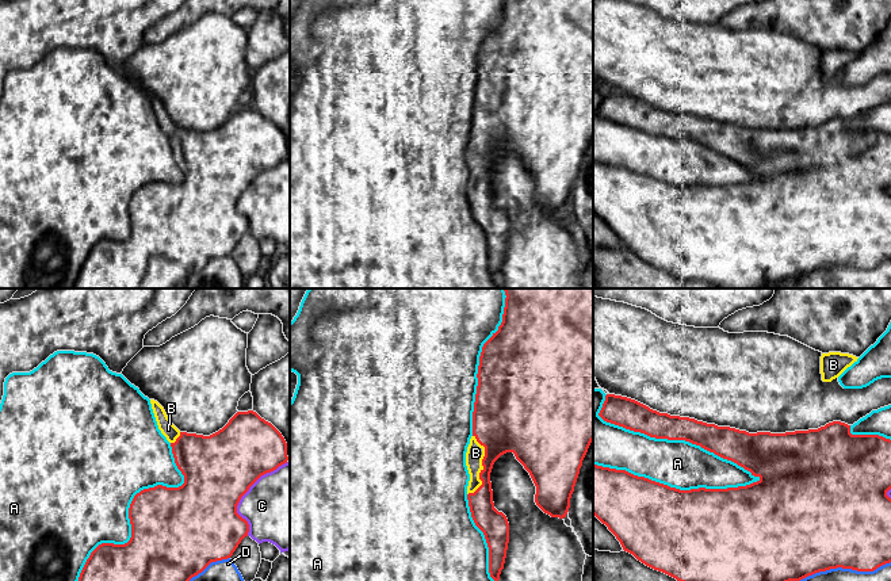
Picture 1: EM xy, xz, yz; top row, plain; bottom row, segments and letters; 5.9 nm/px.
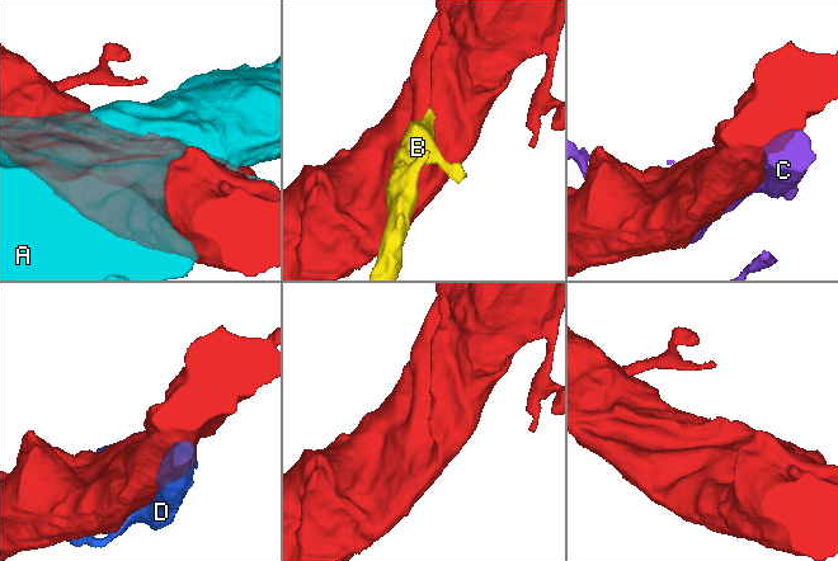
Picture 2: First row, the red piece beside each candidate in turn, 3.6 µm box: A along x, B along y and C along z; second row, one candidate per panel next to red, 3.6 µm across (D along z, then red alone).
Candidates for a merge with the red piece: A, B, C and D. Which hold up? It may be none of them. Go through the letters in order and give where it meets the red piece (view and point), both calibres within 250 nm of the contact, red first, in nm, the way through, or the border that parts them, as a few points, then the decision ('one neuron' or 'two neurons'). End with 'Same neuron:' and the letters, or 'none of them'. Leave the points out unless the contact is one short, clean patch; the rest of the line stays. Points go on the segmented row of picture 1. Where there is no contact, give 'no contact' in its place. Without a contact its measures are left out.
A: meets red in yz at (670, 439); 170 nm thick on the red side, 280 nm on the other; two neurons
B: meets red in xz at (482, 465); 300 nm thick on the red side, 110 nm on the other; one neuron
C: meets red in xy at (245, 492); 420 nm thick on the red side, 460 nm on the other; two neurons
D: meets red in yz at (844, 568); 500 nm thick on the red side, 90 nm on the other; two neurons
Same neuron: B

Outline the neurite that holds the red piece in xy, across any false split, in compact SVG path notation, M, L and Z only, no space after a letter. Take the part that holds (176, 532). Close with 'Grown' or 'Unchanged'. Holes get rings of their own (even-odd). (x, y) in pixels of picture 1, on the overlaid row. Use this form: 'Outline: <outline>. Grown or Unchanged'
Outline: M150 400L150 404L158 429L171 443L184 483L179 488L157 485L137 493L129 508L130 540L125 544L99 544L87 559L79 581L190 581L211 562L230 558L249 532L248 521L237 513L241 497L261 475L288 460L287 443L282 433L253 410L237 412L222 429L203 436L180 432L157 401Z. Grown

